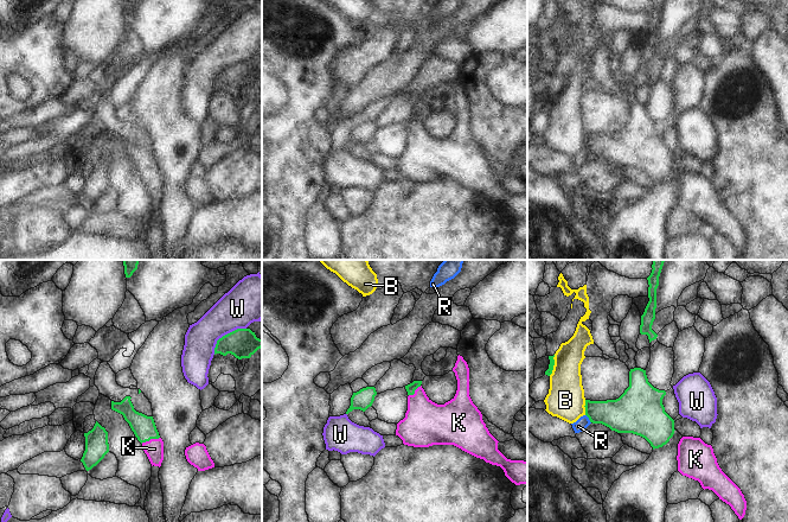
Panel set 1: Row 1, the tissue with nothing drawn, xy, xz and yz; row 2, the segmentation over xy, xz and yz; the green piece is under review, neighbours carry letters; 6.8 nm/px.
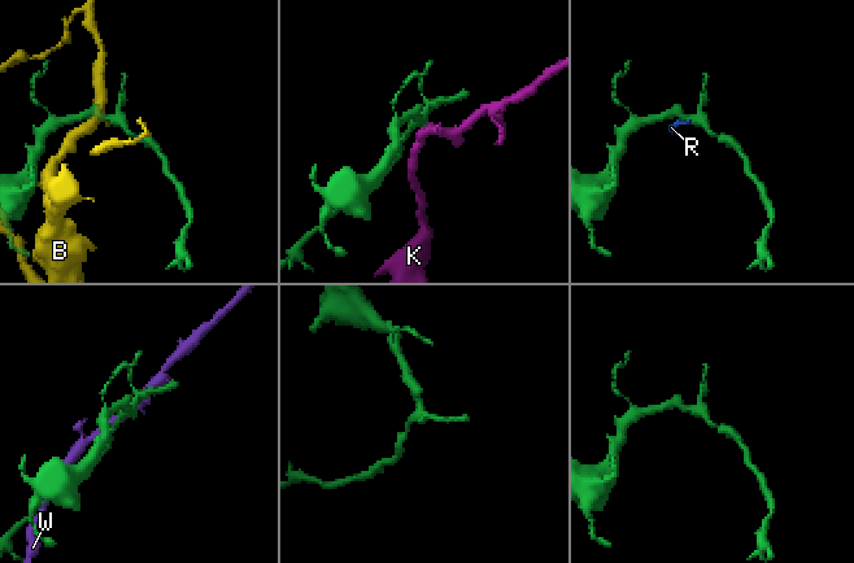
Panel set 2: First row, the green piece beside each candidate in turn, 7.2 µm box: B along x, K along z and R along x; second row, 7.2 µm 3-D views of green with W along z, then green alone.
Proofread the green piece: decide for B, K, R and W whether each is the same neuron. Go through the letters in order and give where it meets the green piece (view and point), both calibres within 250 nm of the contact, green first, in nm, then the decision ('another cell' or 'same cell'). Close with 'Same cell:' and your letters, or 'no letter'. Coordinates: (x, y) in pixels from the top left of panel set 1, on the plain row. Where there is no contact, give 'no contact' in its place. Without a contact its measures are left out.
B: meets green in yz at (553, 99); 50 nm thick on the green side, 260 nm on the other; another cell
K: meets green in xy at (149, 173); 160 nm thick on the green side, 130 nm on the other; same cell
R: meets green in yz at (589, 153); 240 nm thick on the green side, 80 nm on the other; another cell
W: meets green in xy at (225, 69); 200 nm thick on the green side, 280 nm on the other; another cell
Same cell: K

